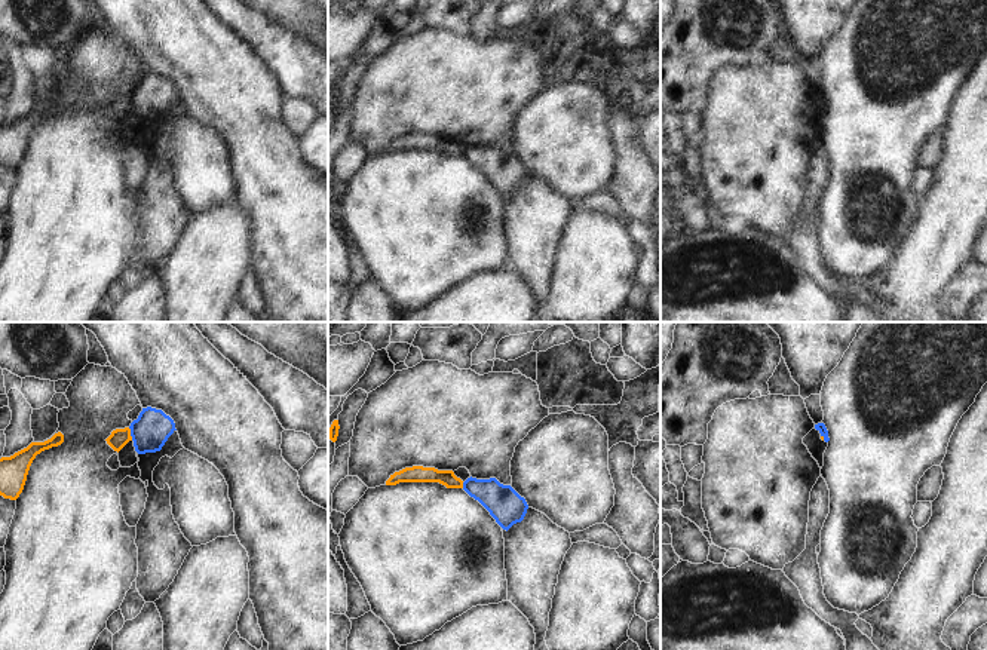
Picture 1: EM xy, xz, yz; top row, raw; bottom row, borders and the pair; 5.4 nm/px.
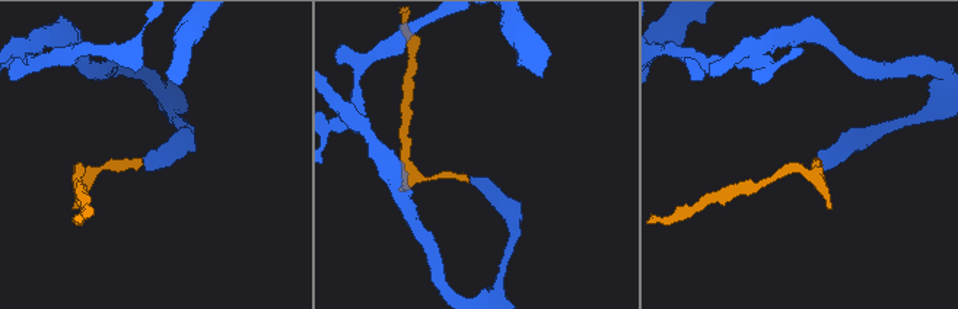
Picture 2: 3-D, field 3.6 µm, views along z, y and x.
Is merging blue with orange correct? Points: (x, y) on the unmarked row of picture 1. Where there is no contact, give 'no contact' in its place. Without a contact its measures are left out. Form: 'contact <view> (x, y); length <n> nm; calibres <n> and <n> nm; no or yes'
contact xy (131, 101); length 80 nm; calibres 200 and 100 nm; no

